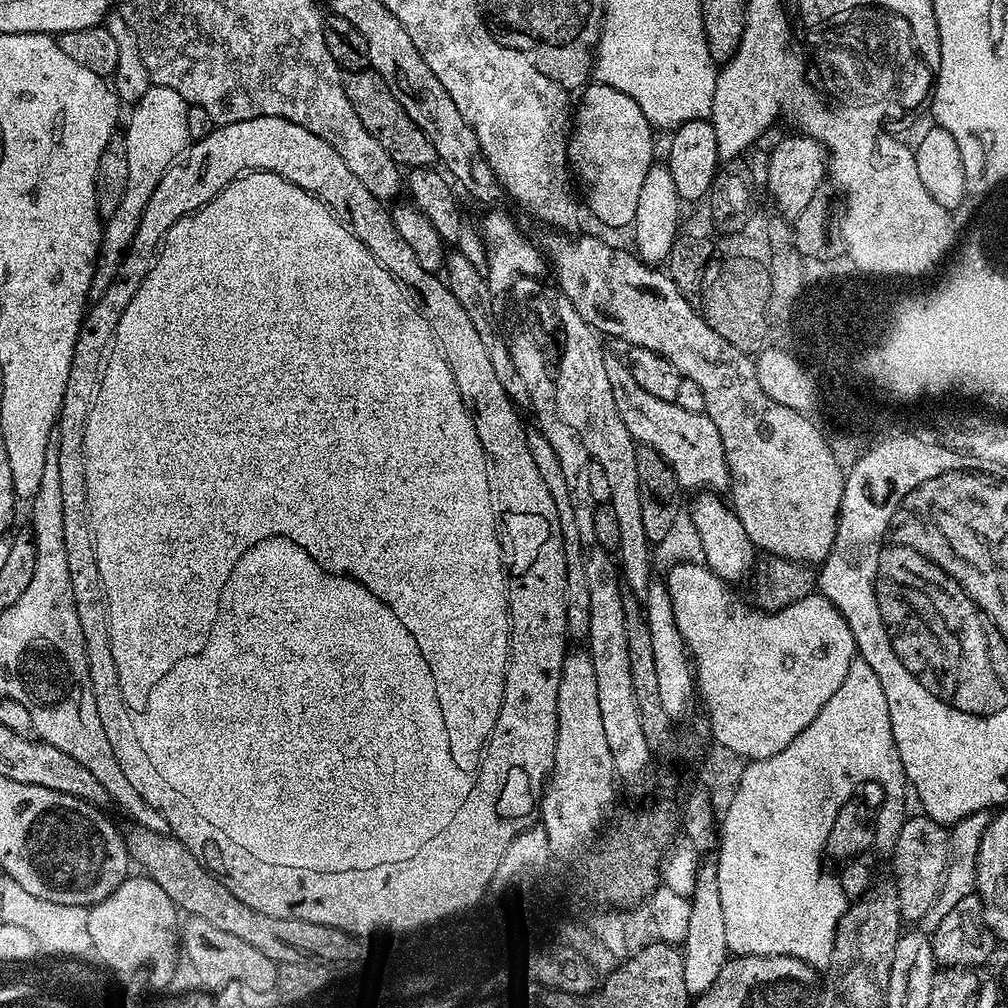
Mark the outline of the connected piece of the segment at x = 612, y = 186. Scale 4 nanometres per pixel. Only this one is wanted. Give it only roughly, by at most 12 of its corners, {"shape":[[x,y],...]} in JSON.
{"shape":[[592,82],[570,124],[593,218],[635,225],[654,162],[642,106]]}

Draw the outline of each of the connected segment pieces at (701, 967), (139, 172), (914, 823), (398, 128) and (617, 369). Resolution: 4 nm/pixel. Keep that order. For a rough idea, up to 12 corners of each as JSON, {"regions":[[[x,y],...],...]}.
{"regions":[[[715,867],[696,876],[682,945],[686,990],[702,995],[730,958]],[[152,84],[131,105],[126,194],[103,221],[88,291],[114,282],[142,210],[189,143],[190,105]],[[909,815],[890,852],[900,914],[934,906],[948,865],[947,827]],[[371,66],[344,76],[378,146],[409,168],[437,163],[430,138]],[[607,365],[618,414],[681,489],[725,491],[718,426]]]}

